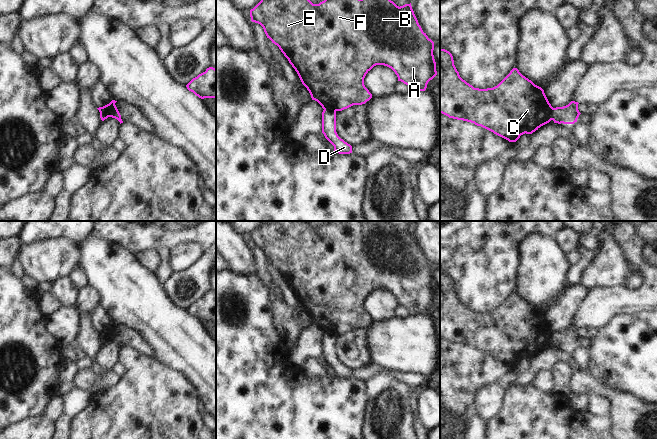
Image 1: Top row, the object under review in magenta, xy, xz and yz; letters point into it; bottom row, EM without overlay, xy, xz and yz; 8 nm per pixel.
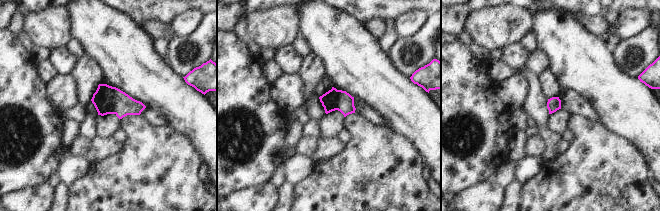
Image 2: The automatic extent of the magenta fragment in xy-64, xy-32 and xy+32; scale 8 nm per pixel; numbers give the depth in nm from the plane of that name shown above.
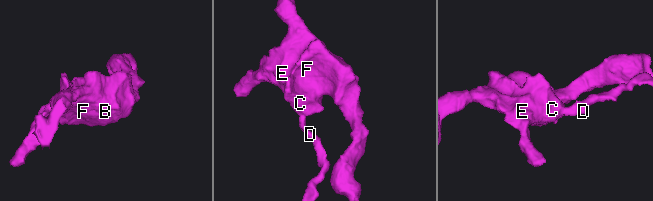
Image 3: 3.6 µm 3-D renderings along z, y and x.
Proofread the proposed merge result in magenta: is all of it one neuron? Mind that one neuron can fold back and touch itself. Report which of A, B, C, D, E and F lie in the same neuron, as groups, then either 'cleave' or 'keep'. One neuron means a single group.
A B C E F / D | cleave

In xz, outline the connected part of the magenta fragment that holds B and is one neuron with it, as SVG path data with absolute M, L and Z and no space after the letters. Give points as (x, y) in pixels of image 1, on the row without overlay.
M261 221L261 225L250 234L251 245L260 248L272 267L277 269L289 287L297 296L302 308L309 315L312 324L317 325L323 333L330 335L342 335L353 329L365 328L372 322L372 318L364 309L366 298L376 289L384 289L391 292L398 301L398 305L409 311L409 315L425 315L427 308L436 299L436 286L433 279L434 266L423 256L414 238L411 227L397 230L389 221L328 221L319 228L313 228L308 221Z

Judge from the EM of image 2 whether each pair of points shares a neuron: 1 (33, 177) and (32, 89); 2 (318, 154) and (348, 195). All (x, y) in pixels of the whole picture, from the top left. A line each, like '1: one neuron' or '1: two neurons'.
1: one neuron
2: two neurons

